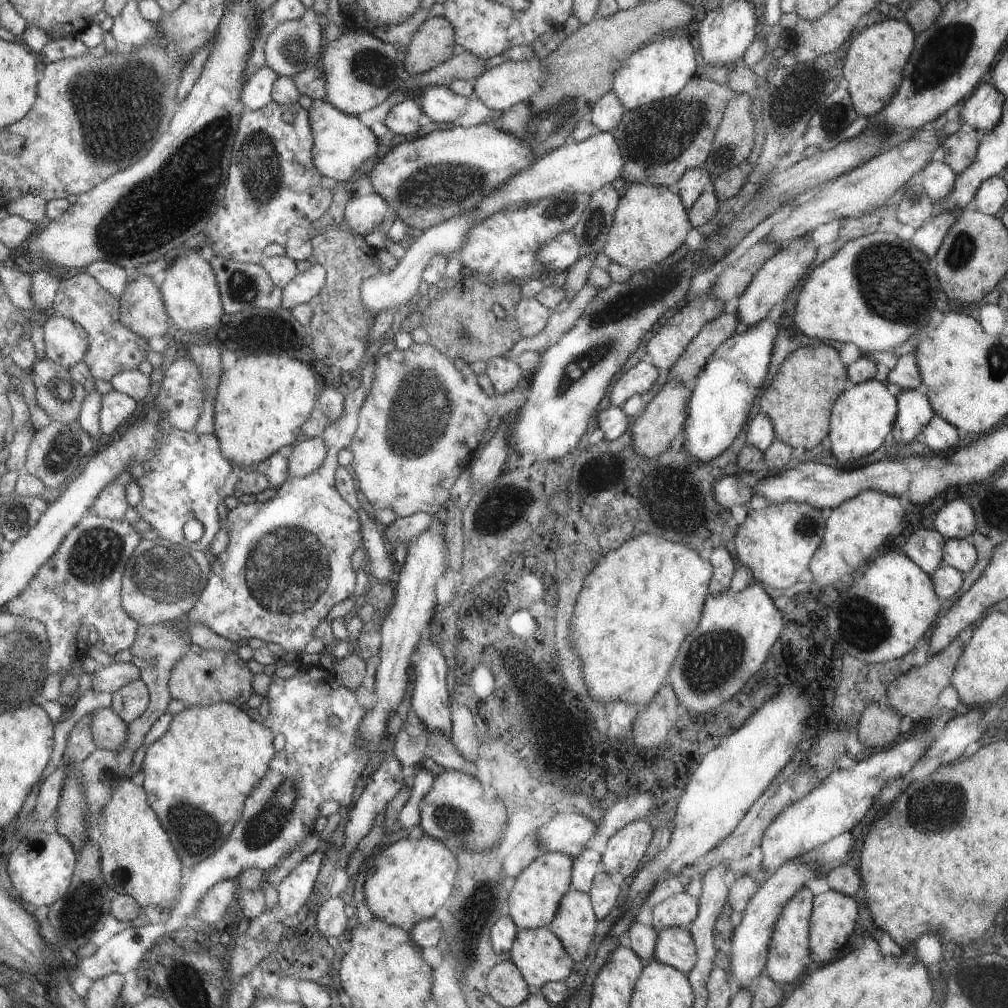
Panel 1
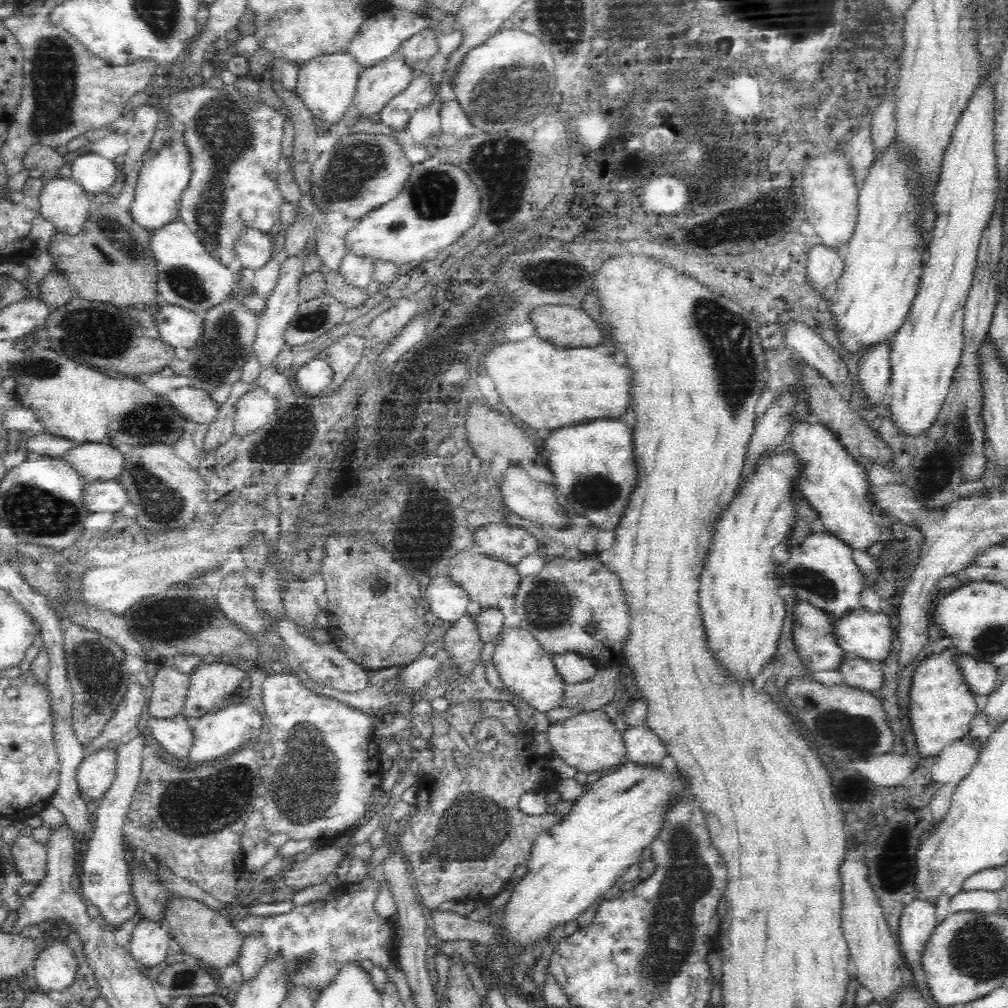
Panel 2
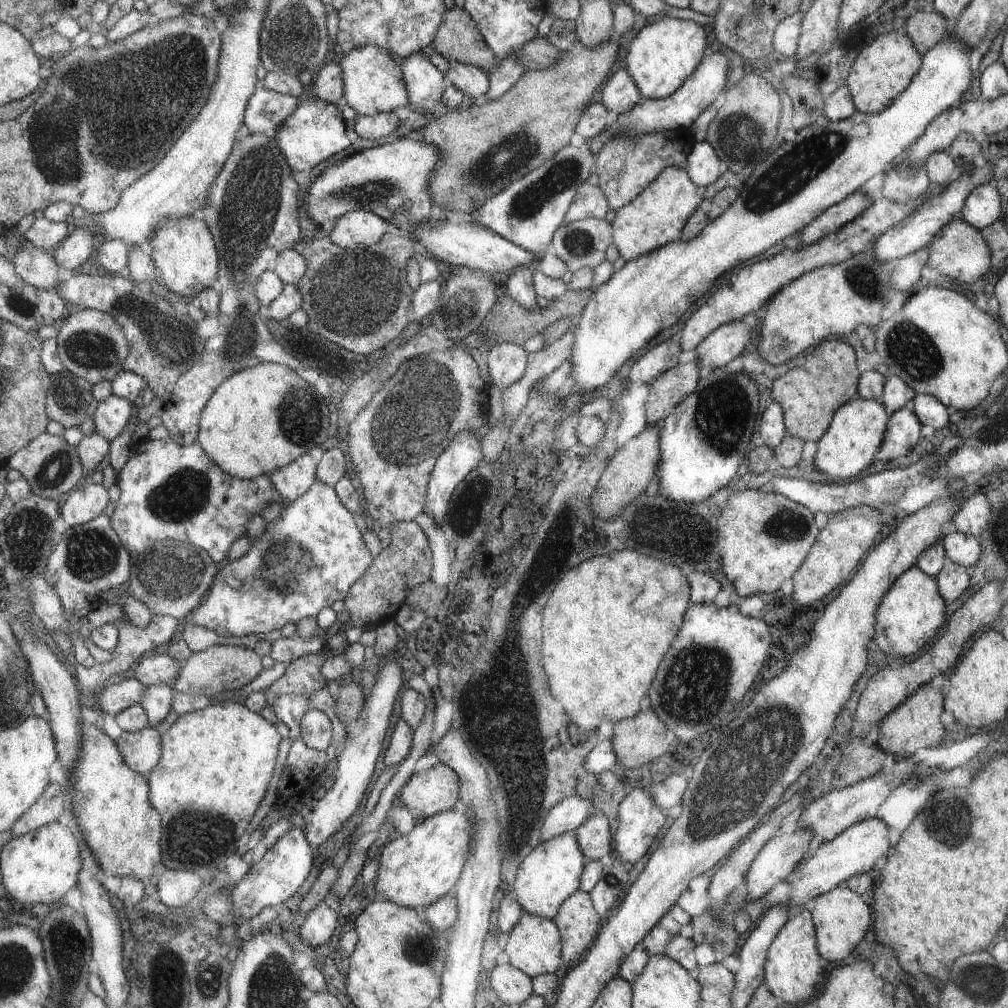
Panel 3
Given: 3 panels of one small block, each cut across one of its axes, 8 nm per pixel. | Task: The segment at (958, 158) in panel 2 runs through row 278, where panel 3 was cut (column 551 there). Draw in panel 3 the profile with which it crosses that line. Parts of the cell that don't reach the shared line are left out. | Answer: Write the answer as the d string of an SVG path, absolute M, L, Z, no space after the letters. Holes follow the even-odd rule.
M523 913L519 921L509 930L507 942L502 948L507 956L507 963L523 972L529 979L544 973L555 973L561 964L560 936L552 920Z

